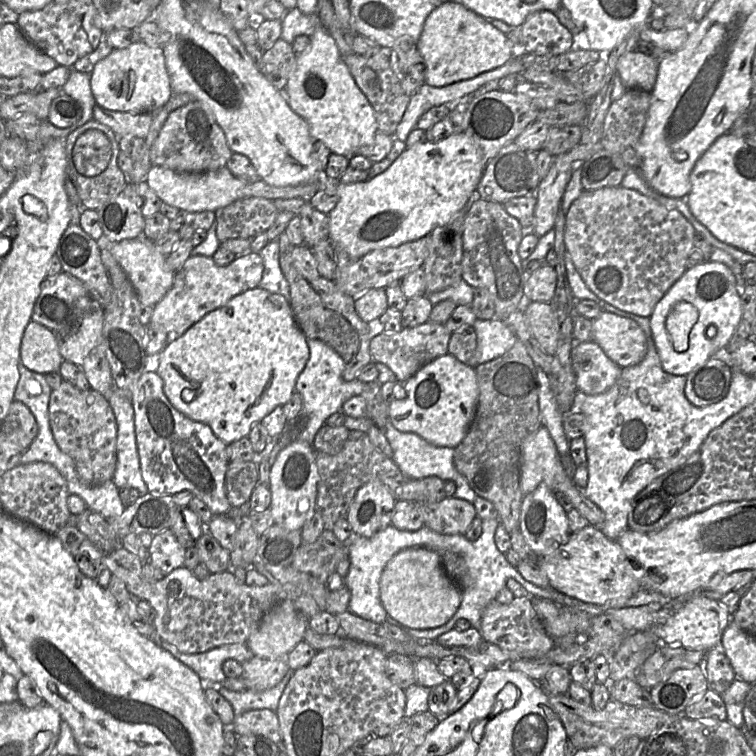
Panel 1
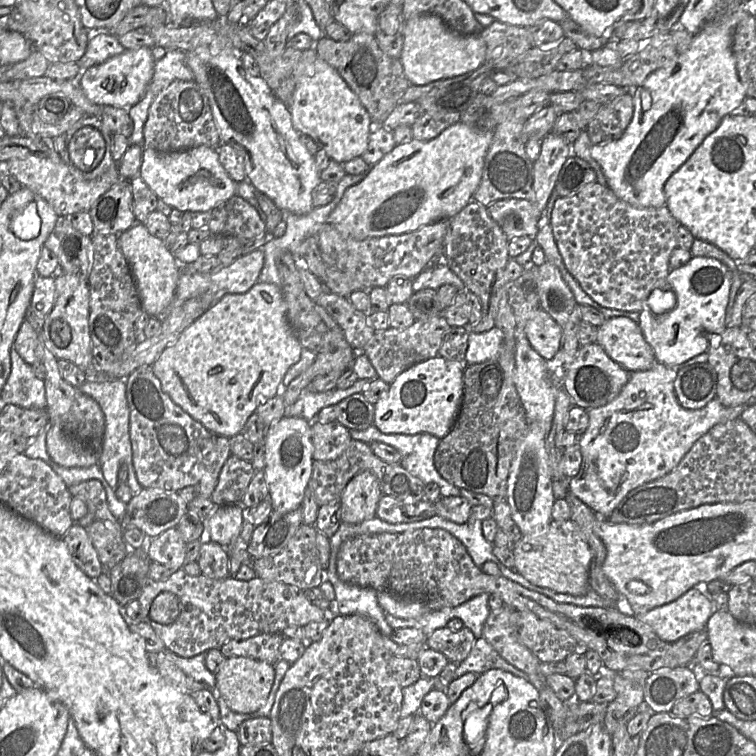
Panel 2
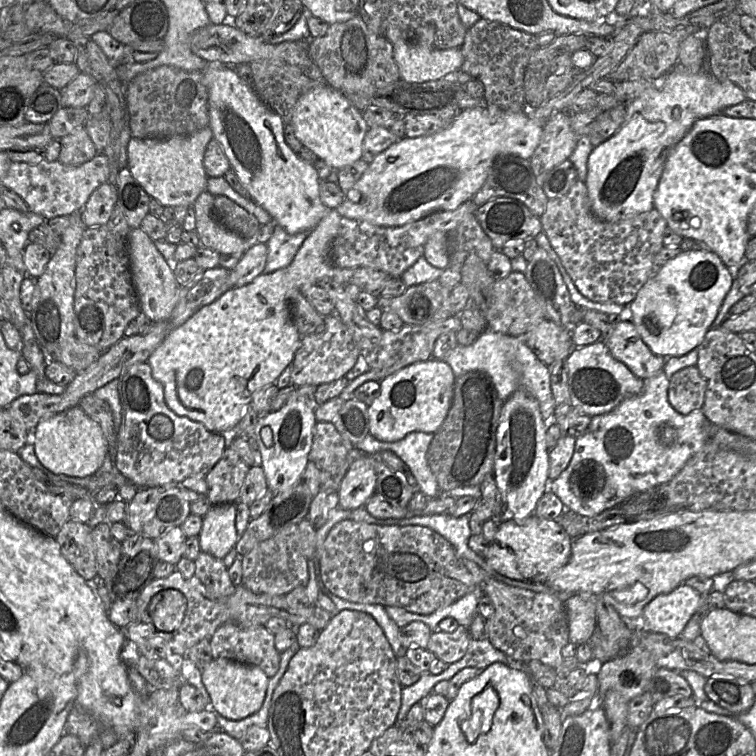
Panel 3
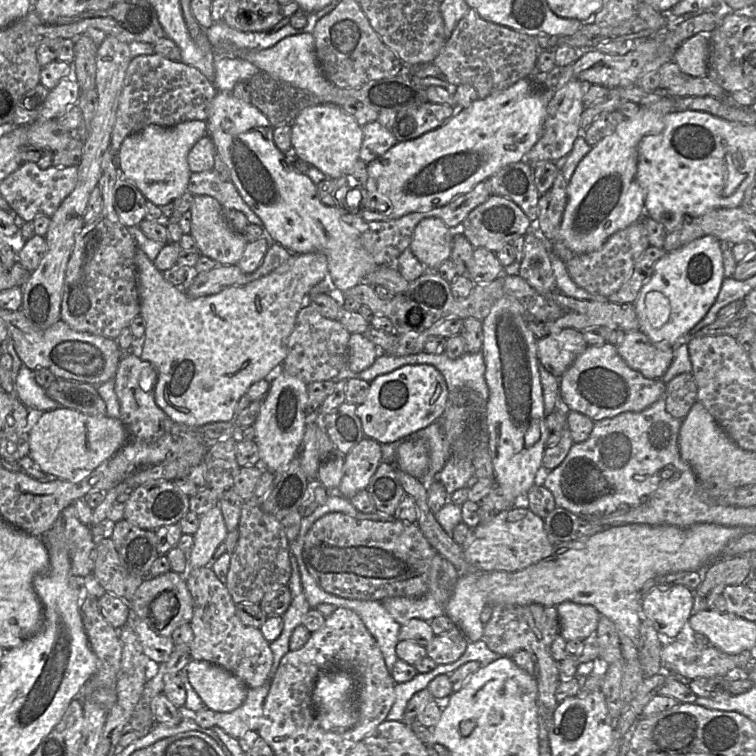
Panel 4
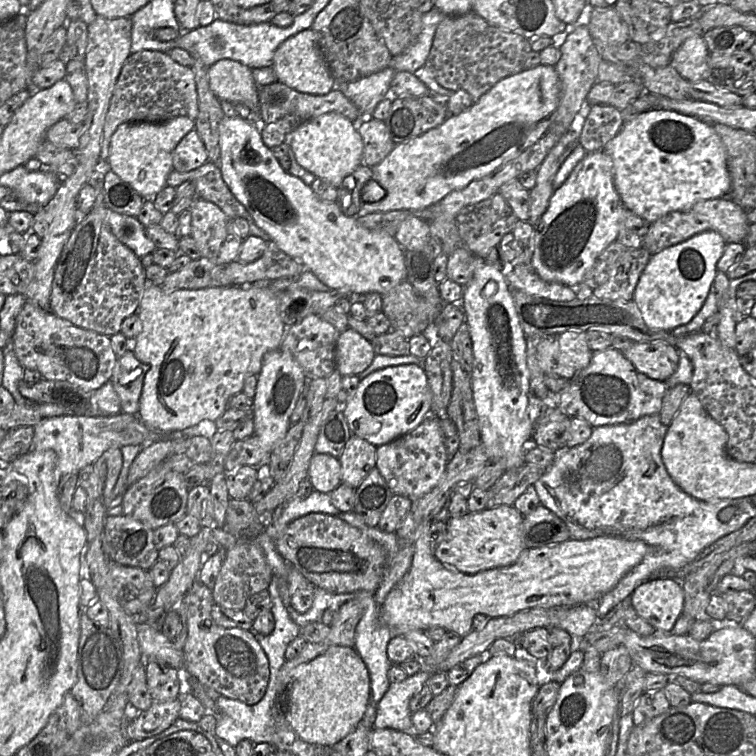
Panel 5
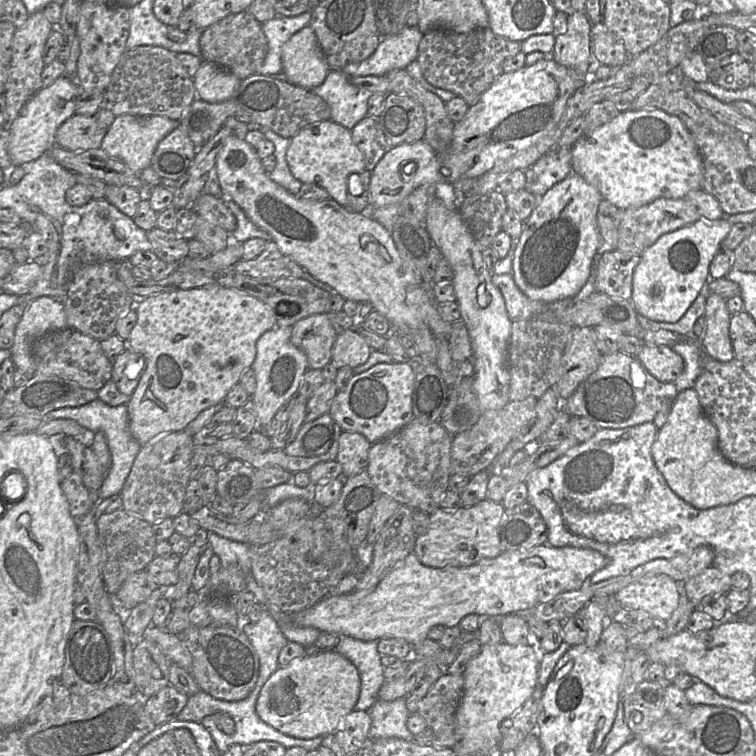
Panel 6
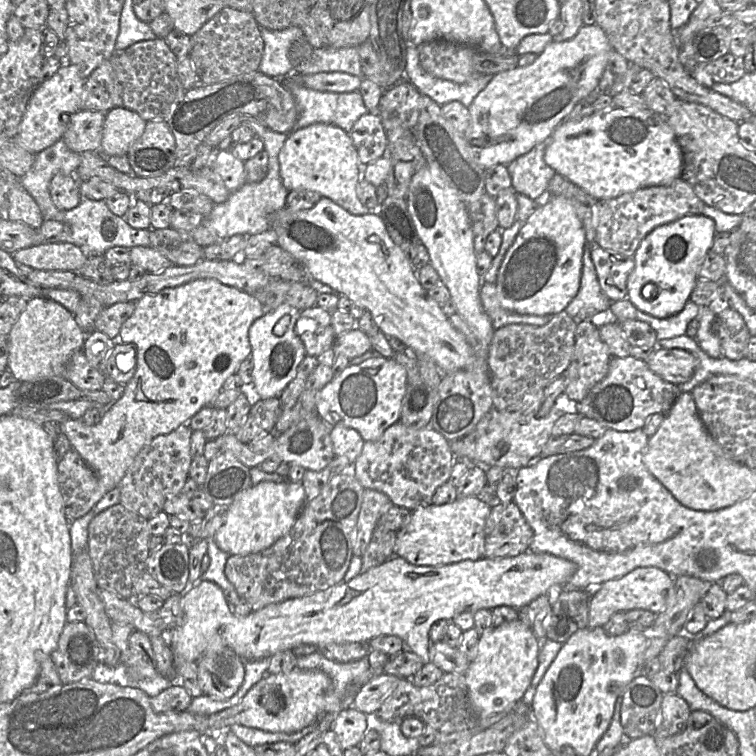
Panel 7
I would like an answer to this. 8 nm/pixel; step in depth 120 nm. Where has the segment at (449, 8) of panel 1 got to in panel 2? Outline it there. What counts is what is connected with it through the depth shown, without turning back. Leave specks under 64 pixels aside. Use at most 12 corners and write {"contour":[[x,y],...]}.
{"contour":[[434,14],[404,21],[399,60],[411,85],[485,63],[479,35]]}

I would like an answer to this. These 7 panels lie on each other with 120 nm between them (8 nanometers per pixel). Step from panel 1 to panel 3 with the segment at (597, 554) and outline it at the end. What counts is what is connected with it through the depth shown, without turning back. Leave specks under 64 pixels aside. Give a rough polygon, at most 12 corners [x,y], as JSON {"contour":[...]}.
{"contour":[[533,514],[501,521],[485,551],[498,573],[545,582],[573,539]]}

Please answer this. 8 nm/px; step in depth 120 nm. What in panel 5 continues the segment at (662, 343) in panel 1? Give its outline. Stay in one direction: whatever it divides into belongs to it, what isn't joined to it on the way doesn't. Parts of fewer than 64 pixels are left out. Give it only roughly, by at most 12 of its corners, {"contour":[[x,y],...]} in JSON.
{"contour":[[705,231],[651,256],[633,296],[672,331],[708,297],[725,245]]}

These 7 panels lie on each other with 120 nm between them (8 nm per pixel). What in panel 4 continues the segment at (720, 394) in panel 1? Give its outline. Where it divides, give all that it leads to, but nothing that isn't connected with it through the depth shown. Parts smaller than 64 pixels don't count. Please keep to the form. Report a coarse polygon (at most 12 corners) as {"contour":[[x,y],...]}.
{"contour":[[692,373],[666,385],[666,411],[683,420],[697,402]]}

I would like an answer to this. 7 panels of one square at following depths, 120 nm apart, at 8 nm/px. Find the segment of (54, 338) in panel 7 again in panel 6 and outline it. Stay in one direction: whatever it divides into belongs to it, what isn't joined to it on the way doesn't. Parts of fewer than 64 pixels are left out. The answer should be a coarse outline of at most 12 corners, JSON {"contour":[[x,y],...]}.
{"contour":[[32,300],[16,327],[10,358],[35,373],[33,343],[68,327],[60,301]]}

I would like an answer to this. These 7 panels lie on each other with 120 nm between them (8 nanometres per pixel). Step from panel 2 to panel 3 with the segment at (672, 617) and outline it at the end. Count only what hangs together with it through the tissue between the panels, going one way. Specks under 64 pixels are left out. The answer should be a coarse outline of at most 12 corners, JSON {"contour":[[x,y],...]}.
{"contour":[[681,584],[657,595],[640,621],[679,638],[702,595]]}

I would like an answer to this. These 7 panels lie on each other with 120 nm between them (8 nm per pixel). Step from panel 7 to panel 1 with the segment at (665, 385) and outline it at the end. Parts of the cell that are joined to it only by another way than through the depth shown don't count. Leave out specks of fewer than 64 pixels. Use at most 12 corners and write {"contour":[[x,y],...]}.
{"contour":[[592,340],[576,342],[577,391],[604,393],[622,371]]}

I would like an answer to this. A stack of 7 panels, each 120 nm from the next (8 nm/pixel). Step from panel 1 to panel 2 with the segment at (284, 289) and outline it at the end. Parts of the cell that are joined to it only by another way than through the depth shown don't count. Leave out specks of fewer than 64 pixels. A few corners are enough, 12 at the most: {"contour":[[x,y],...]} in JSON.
{"contour":[[341,200],[304,215],[283,212],[283,236],[266,243],[265,264],[258,281],[282,290],[277,257],[299,249],[328,224]]}

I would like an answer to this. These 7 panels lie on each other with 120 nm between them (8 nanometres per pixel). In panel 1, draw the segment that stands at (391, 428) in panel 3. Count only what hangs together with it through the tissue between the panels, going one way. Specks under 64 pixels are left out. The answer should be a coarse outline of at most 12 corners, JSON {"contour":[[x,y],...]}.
{"contour":[[451,354],[403,383],[391,424],[455,448],[479,400],[475,368]]}

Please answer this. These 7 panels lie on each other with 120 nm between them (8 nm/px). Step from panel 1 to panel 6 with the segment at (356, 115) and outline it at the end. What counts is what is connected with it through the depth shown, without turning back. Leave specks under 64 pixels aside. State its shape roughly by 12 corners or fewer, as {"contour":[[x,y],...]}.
{"contour":[[332,120],[300,130],[286,160],[347,208],[348,179],[366,170],[351,131]]}

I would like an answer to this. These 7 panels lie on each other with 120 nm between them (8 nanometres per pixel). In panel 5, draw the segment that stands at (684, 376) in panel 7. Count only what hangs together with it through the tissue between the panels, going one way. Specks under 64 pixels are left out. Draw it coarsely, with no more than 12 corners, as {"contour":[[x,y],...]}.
{"contour":[[634,342],[622,353],[638,372],[662,382],[675,373],[678,349]]}

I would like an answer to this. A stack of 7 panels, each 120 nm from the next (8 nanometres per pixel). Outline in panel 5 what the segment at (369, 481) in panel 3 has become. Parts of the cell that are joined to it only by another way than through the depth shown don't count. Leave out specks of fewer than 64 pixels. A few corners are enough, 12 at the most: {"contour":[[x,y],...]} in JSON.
{"contour":[[353,434],[339,457],[354,489],[376,466],[375,445]]}

